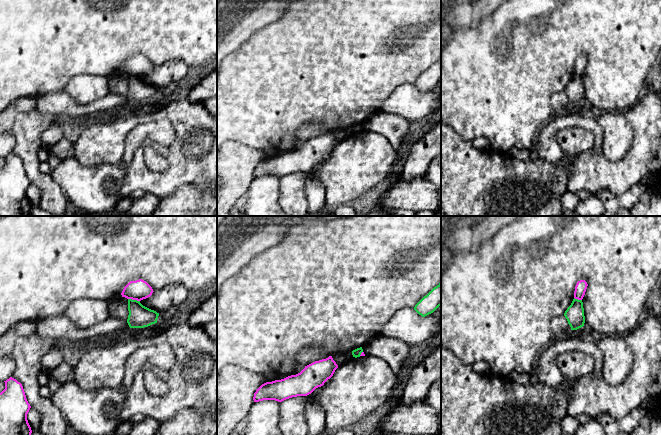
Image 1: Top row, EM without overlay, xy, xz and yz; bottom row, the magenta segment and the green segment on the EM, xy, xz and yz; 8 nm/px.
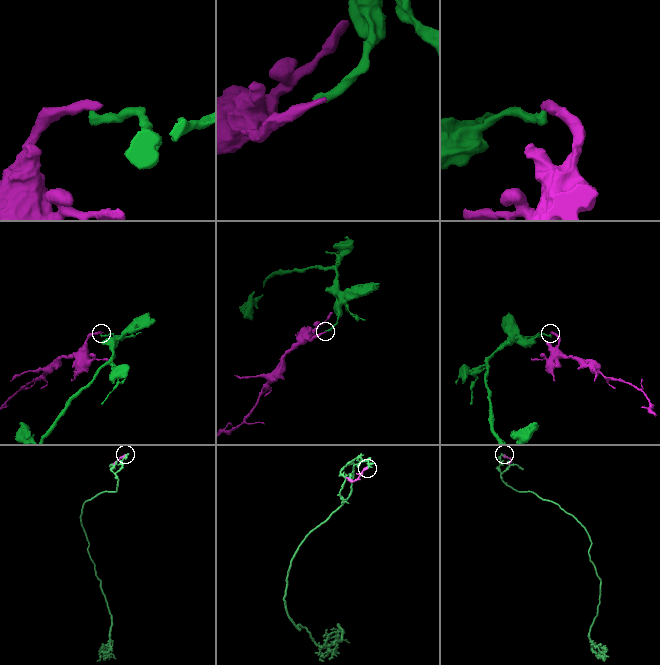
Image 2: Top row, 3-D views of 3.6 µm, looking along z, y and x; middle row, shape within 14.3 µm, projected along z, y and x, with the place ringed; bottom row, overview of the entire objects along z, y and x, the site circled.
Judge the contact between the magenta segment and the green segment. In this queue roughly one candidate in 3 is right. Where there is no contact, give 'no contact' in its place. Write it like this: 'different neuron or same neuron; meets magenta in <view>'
different neuron; meets magenta in xy

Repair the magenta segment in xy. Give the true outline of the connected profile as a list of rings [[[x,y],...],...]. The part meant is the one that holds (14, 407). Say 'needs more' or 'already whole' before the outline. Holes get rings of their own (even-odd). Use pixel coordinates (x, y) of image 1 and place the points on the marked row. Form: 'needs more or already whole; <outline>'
already whole; [[[12,377],[4,382],[5,389],[0,393],[0,435],[31,435],[27,420],[31,406],[22,384]]]

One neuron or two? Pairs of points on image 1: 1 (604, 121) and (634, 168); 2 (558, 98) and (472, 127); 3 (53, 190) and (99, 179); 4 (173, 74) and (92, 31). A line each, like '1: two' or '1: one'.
1: two
2: two
3: two
4: two

